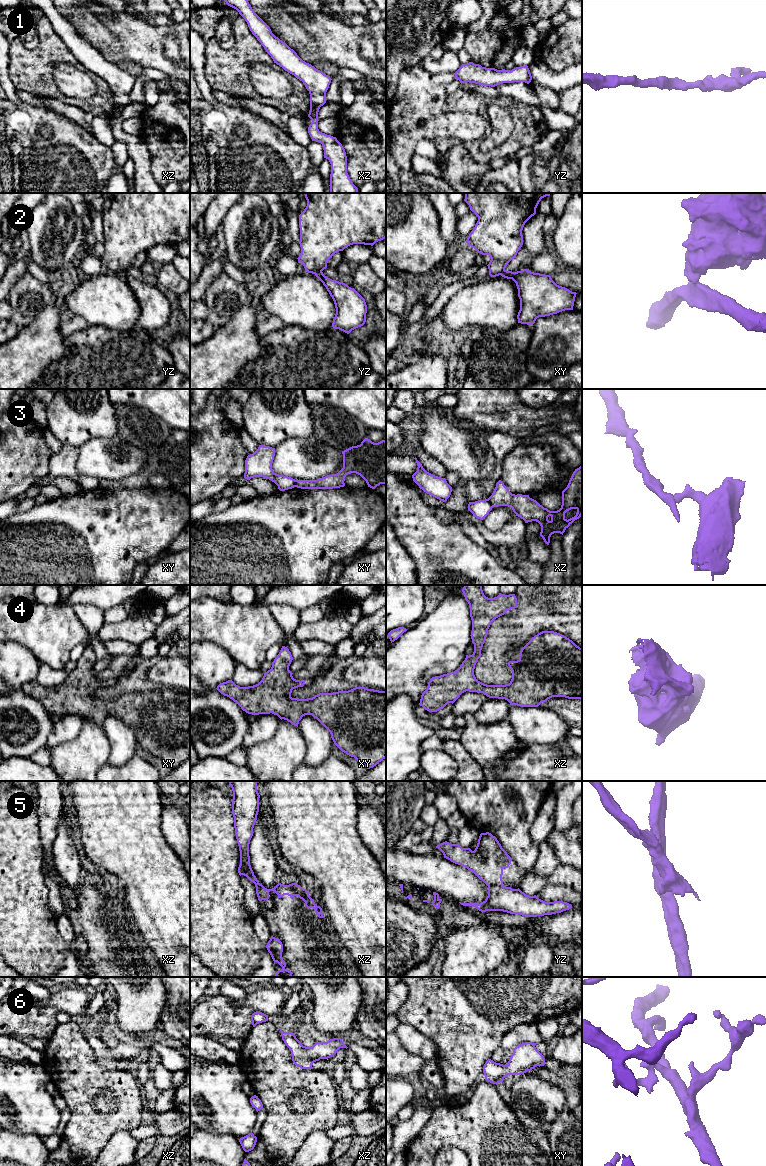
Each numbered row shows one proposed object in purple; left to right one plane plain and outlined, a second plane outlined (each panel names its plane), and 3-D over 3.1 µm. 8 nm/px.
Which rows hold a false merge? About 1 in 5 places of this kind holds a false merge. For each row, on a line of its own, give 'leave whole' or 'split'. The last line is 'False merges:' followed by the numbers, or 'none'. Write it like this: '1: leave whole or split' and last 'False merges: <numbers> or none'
1: leave whole
2: split
3: split
4: leave whole
5: split
6: leave whole
False merges: 2, 3, 5

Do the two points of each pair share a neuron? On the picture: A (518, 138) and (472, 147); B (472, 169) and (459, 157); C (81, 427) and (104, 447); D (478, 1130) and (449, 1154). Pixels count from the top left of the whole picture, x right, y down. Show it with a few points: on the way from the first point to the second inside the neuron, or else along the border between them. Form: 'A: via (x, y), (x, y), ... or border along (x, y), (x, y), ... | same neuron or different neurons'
A: via (507, 147), (501, 152), (483, 155) | same neuron
B: via (469, 167), (462, 160) | same neuron
C: border along (116, 434), (111, 437), (93, 437), (79, 448) | different neurons
D: border along (435, 1154), (446, 1147), (458, 1147), (467, 1155) | different neurons

